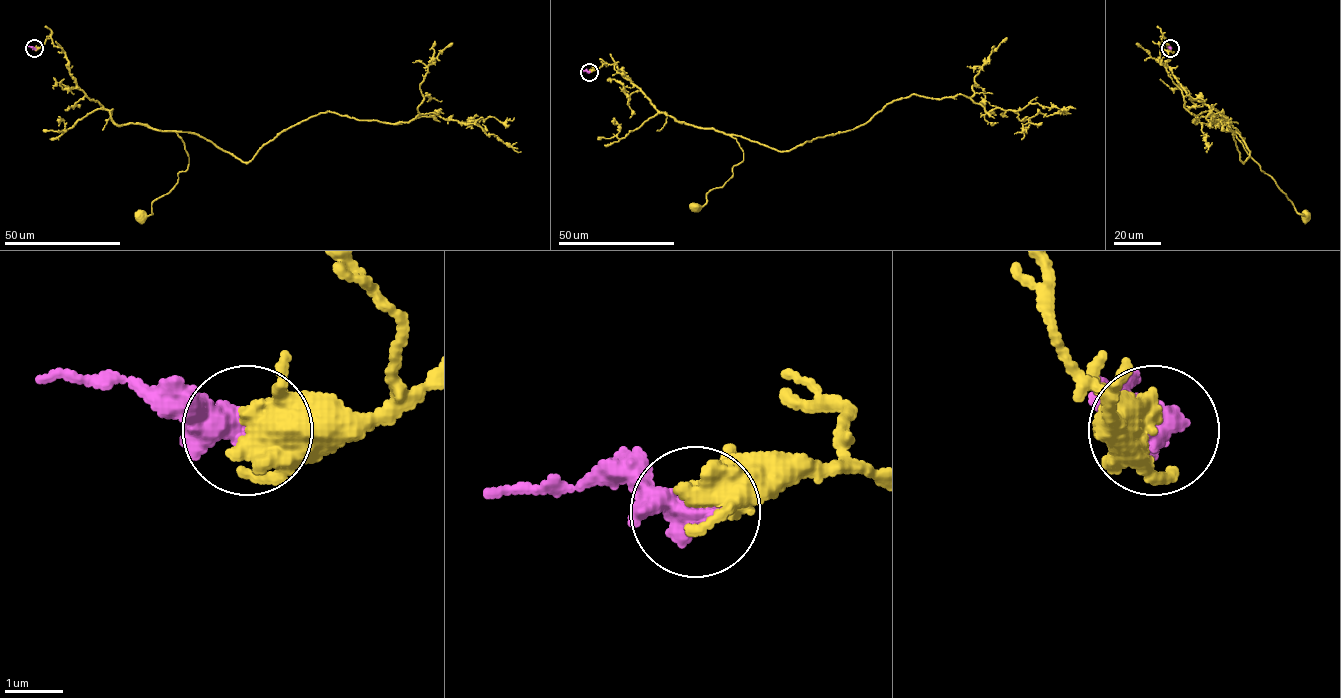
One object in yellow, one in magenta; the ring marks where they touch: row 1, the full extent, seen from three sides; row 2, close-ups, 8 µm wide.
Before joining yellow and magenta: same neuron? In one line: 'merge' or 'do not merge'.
merge

